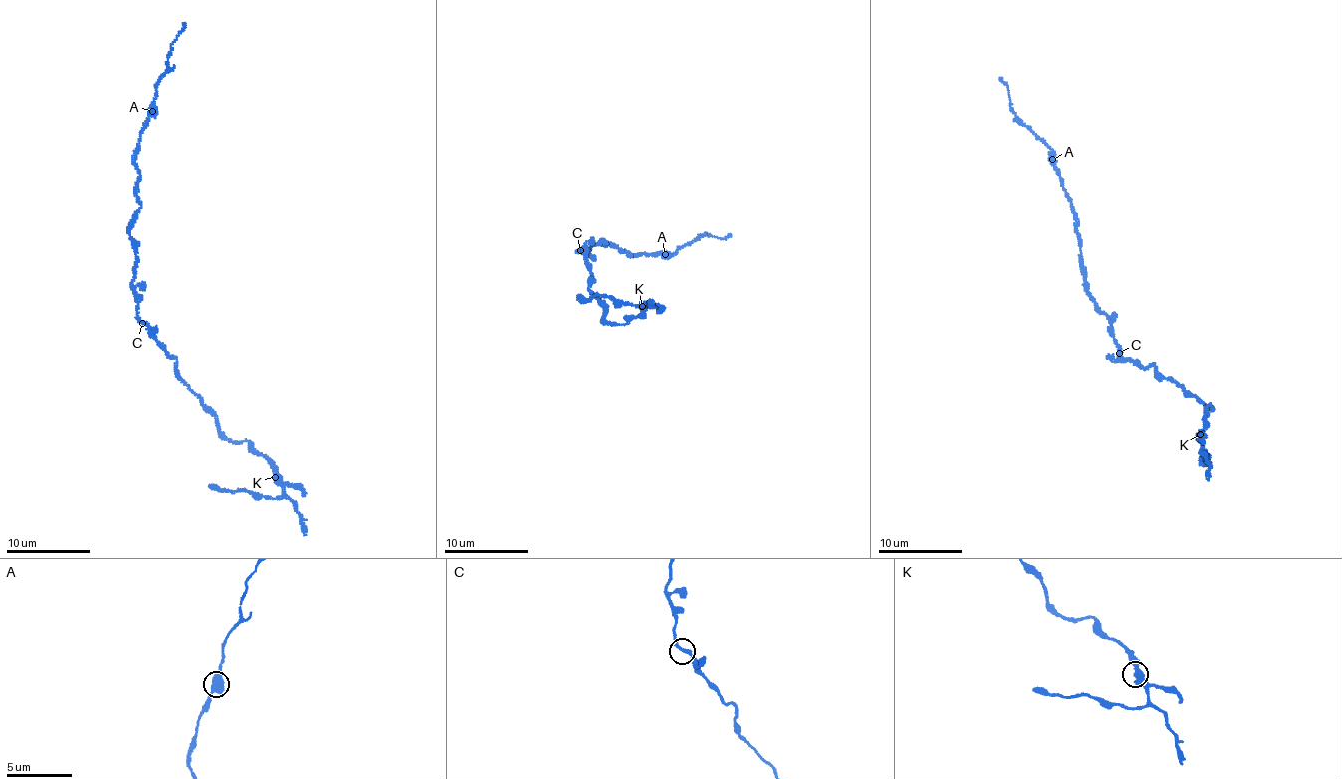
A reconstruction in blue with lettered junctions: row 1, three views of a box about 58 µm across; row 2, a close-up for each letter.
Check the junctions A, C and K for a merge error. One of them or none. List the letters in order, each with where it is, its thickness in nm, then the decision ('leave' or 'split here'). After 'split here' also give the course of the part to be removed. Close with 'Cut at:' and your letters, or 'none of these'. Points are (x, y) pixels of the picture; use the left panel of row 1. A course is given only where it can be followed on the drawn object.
A: at (152, 111); 550 nm thick; split here; foreign part runs (153, 112), (170, 44), (185, 23)
C: at (142, 323); 240 nm thick; leave
K: at (275, 477); 460 nm thick; leave
Cut at: A

